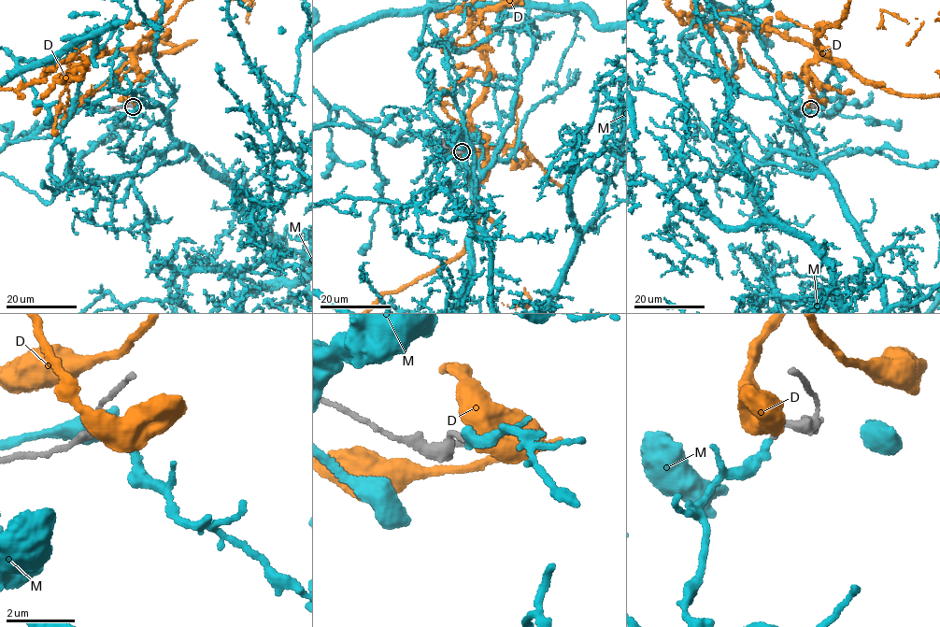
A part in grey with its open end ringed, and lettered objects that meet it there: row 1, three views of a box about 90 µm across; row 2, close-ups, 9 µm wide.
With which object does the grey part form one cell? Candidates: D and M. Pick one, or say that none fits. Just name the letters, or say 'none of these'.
M

